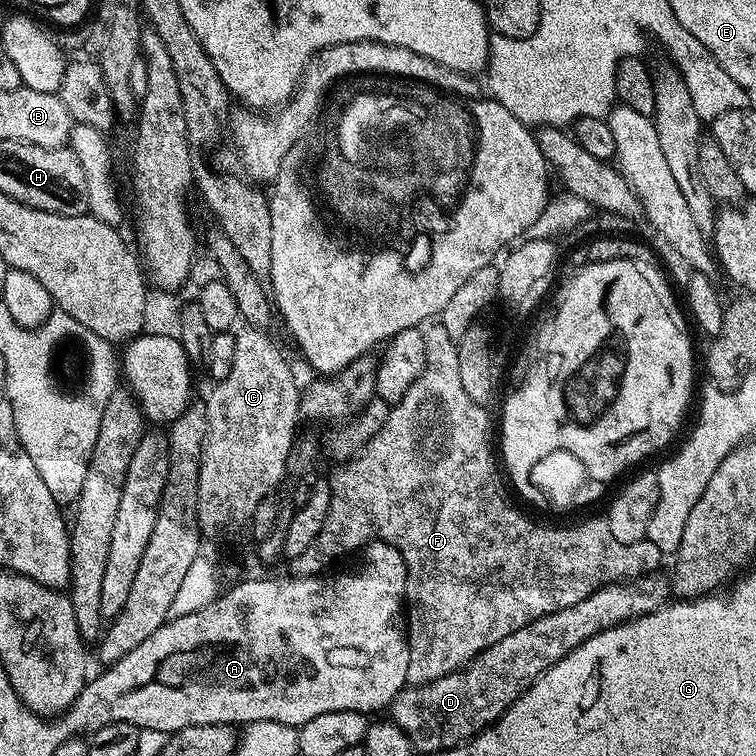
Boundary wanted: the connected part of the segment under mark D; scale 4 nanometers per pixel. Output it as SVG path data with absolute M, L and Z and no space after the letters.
M664 570L602 586L594 590L594 594L582 598L582 602L566 606L566 610L554 610L522 626L522 630L506 634L502 642L494 642L494 646L479 652L457 672L425 684L405 686L392 699L390 719L403 730L406 738L410 738L417 753L442 754L447 748L456 748L494 723L546 669L586 642L586 638L594 638L594 634L602 630L652 614L669 603L673 596L672 581Z

